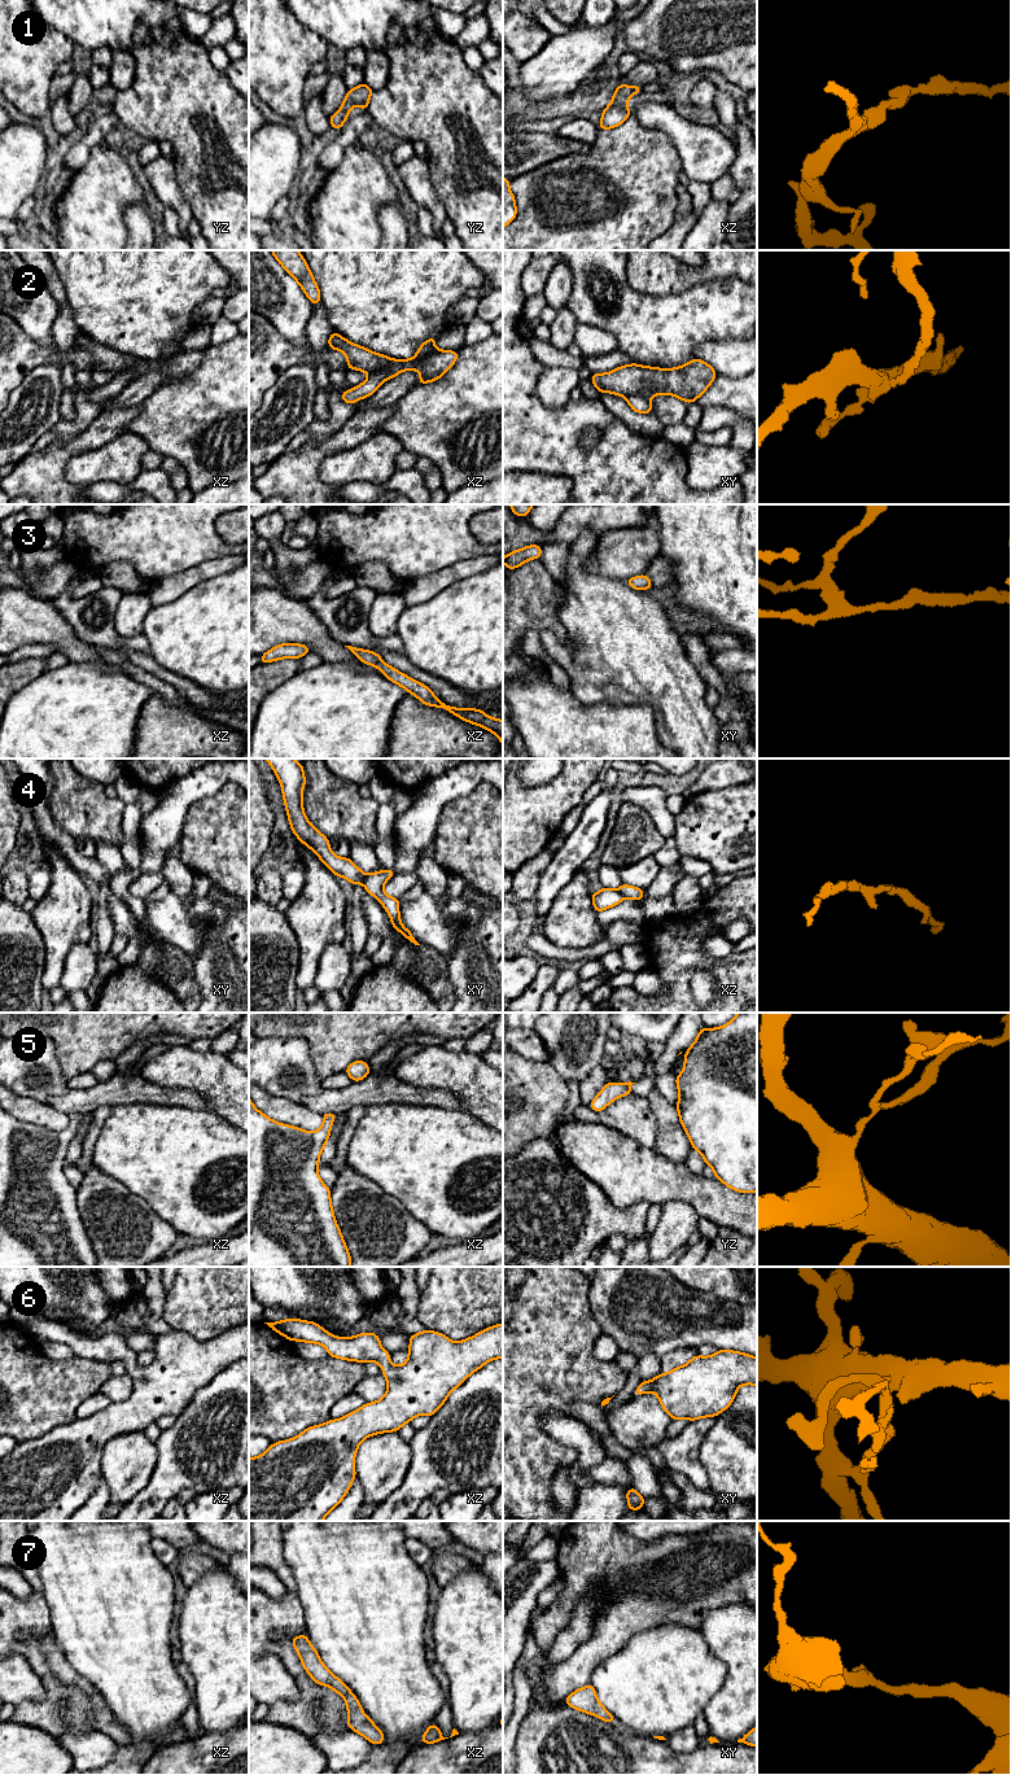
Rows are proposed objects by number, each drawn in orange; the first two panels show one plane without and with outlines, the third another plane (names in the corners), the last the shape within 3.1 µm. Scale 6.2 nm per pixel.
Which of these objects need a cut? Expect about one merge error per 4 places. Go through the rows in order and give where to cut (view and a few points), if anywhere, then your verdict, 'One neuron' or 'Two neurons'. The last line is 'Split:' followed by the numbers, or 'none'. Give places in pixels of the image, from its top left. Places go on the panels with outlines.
1: No split. One neuron
2: Split along xz (436, 349), (423, 358), (412, 359). Two neurons
3: No split. One neuron
4: Split along xy (366, 875), (363, 883). Two neurons
5: No split. One neuron
6: No split. One neuron
7: No split. One neuron
Split: 2, 4

